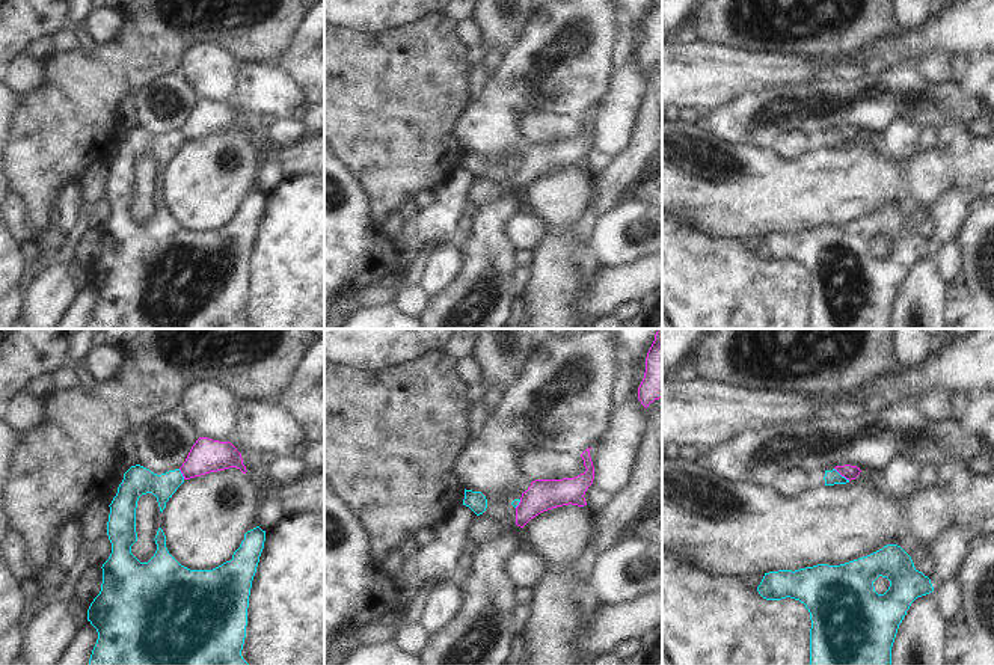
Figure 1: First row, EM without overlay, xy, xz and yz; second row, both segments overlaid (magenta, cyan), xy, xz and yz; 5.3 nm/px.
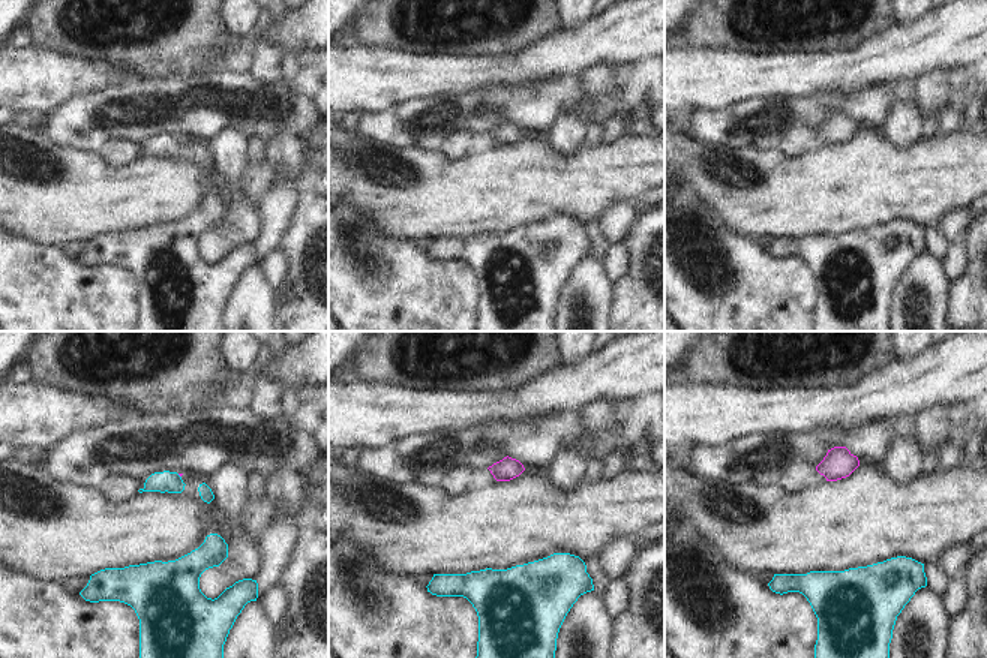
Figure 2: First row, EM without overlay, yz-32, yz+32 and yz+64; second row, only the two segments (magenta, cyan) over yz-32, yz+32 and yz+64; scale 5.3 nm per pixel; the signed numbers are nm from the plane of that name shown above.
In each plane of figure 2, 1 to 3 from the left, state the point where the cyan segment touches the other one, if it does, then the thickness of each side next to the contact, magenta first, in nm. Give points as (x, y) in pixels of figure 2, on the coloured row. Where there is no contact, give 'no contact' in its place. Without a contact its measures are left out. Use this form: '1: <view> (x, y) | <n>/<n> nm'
1: no contact
2: no contact
3: no contact

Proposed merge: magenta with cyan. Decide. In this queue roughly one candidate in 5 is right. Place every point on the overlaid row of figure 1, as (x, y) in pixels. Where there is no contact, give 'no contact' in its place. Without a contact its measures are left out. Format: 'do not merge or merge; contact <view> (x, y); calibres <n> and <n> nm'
do not merge; contact yz (842, 475); calibres 80 and 80 nm

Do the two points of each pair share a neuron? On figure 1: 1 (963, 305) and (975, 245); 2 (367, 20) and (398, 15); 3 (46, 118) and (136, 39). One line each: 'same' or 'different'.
1: same
2: same
3: same

